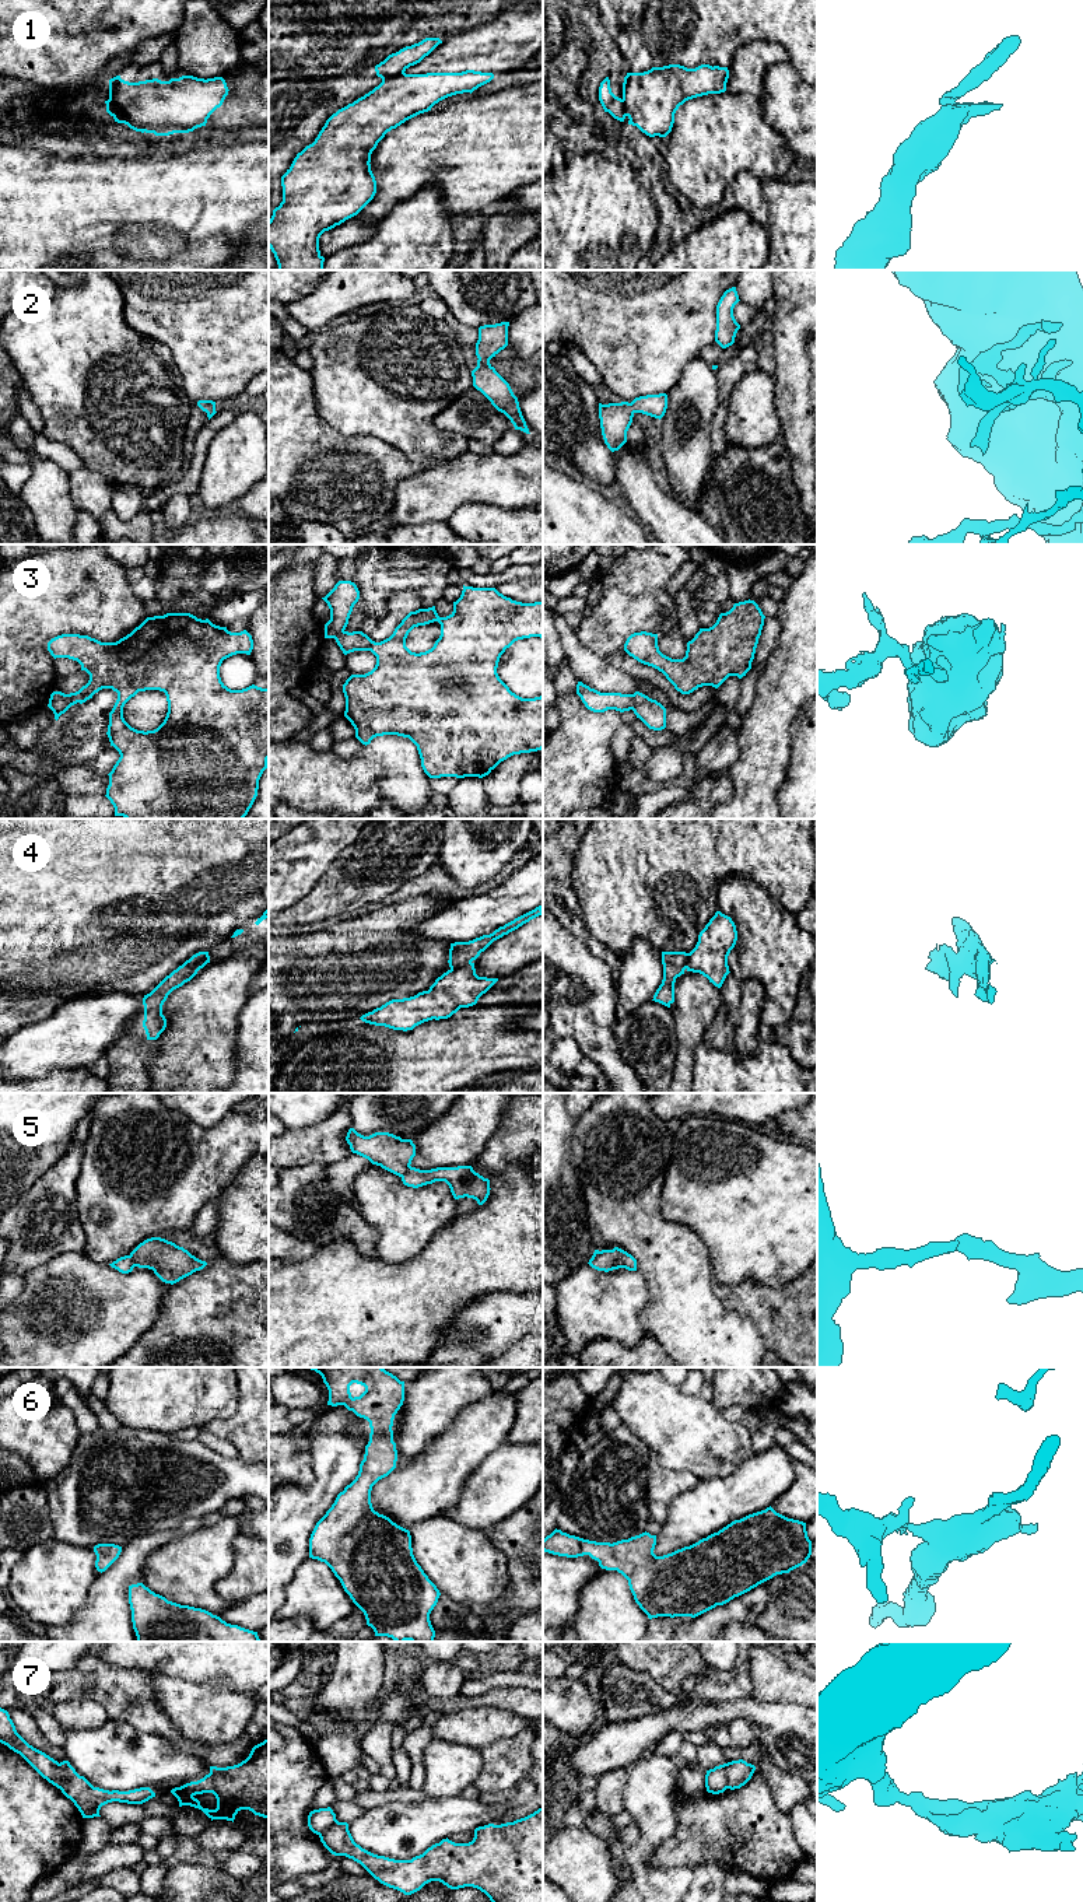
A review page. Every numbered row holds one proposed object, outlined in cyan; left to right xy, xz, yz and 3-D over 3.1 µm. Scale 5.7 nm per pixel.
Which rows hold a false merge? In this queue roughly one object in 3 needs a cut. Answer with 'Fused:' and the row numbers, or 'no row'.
Fused: 1, 3, 4, 7

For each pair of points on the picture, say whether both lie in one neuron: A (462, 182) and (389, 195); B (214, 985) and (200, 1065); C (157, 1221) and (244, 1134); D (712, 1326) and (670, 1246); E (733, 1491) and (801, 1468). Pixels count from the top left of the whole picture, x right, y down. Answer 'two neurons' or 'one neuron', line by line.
A: one neuron
B: one neuron
C: one neuron
D: one neuron
E: two neurons

